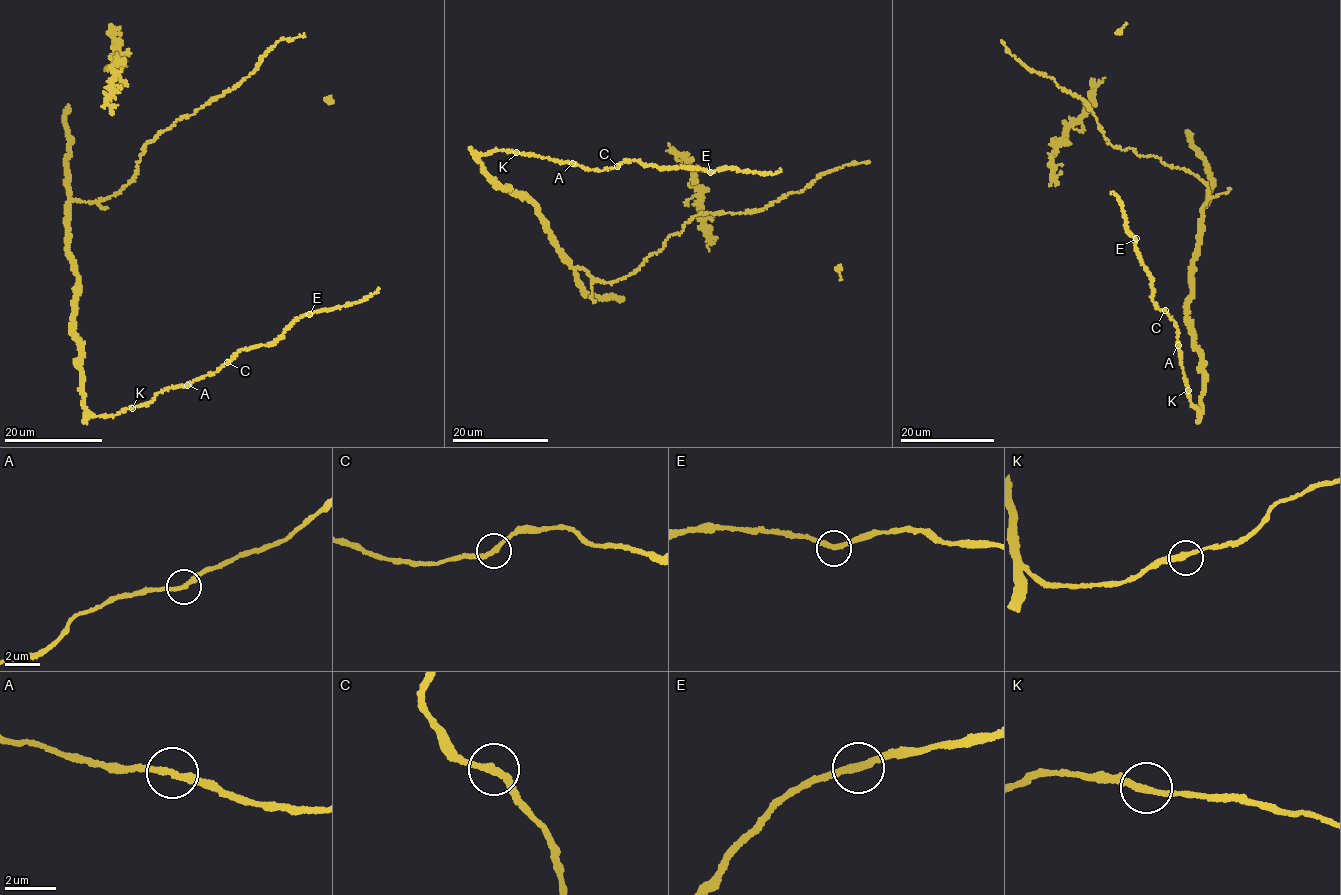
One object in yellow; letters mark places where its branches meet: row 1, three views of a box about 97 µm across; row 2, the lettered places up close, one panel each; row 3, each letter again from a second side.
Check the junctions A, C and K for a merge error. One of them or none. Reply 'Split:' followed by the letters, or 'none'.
Split: none

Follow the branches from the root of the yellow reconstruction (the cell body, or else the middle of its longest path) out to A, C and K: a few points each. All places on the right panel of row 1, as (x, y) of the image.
A: (1192, 293), (1188, 306), (1188, 326), (1201, 365), (1202, 396), (1198, 410), (1188, 397), (1178, 345)
C: (1192, 293), (1188, 306), (1188, 326), (1201, 365), (1202, 396), (1198, 410), (1188, 397), (1176, 324), (1165, 310)
K: (1192, 293), (1188, 306), (1188, 326), (1201, 365), (1202, 396), (1198, 410), (1190, 403), (1188, 390)

